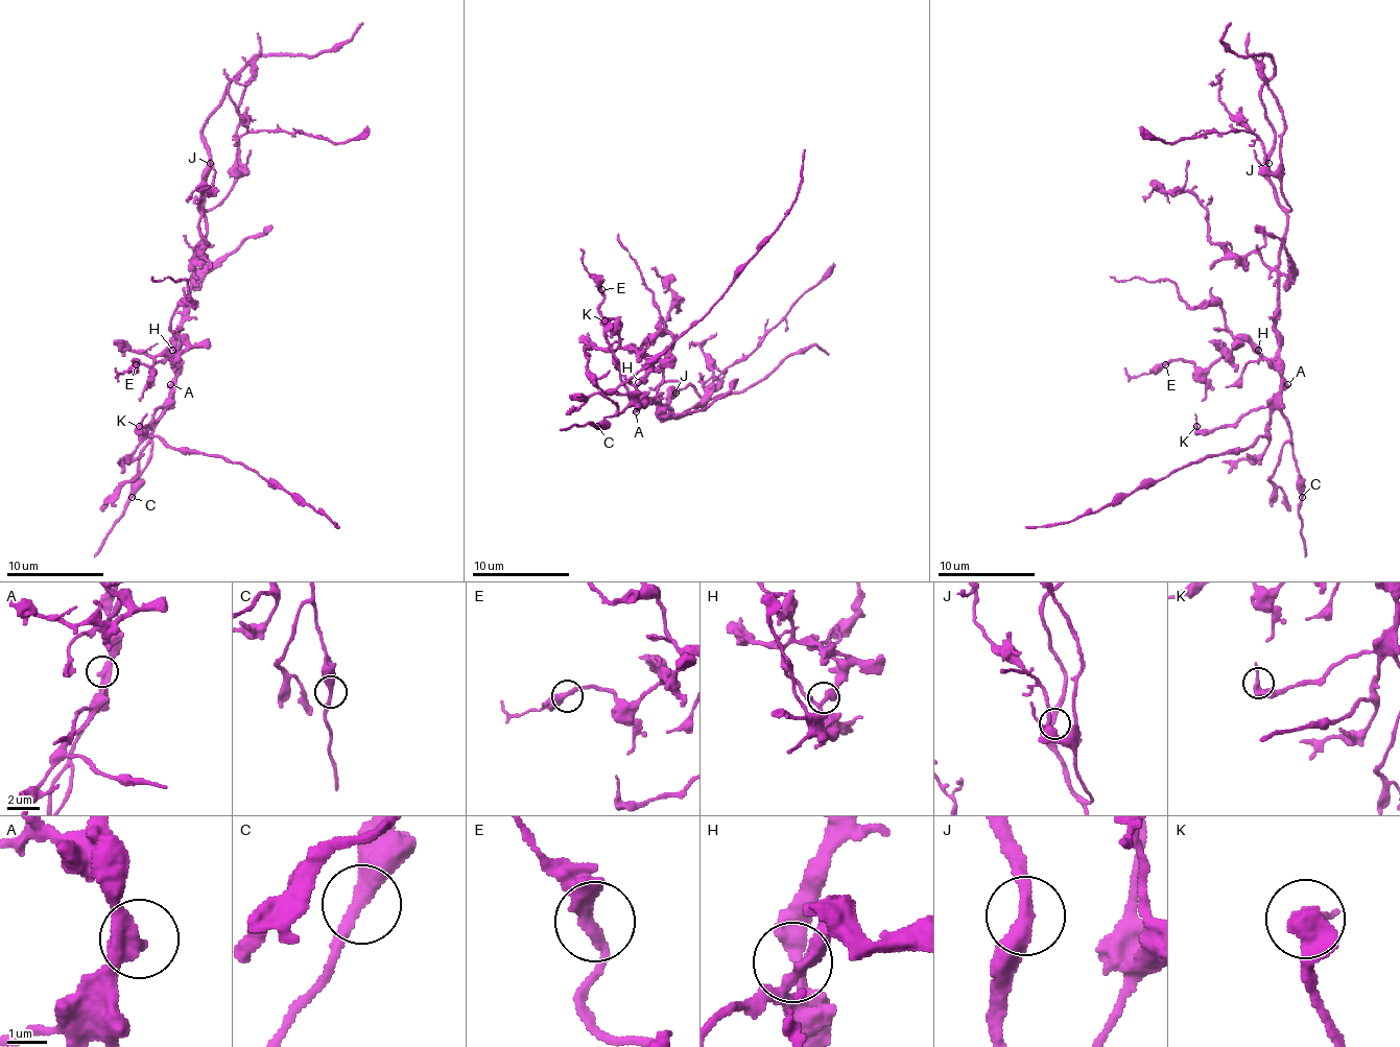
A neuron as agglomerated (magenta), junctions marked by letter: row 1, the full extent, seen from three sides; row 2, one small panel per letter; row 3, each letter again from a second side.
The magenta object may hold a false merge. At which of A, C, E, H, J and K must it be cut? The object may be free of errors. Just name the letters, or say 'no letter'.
no letter

